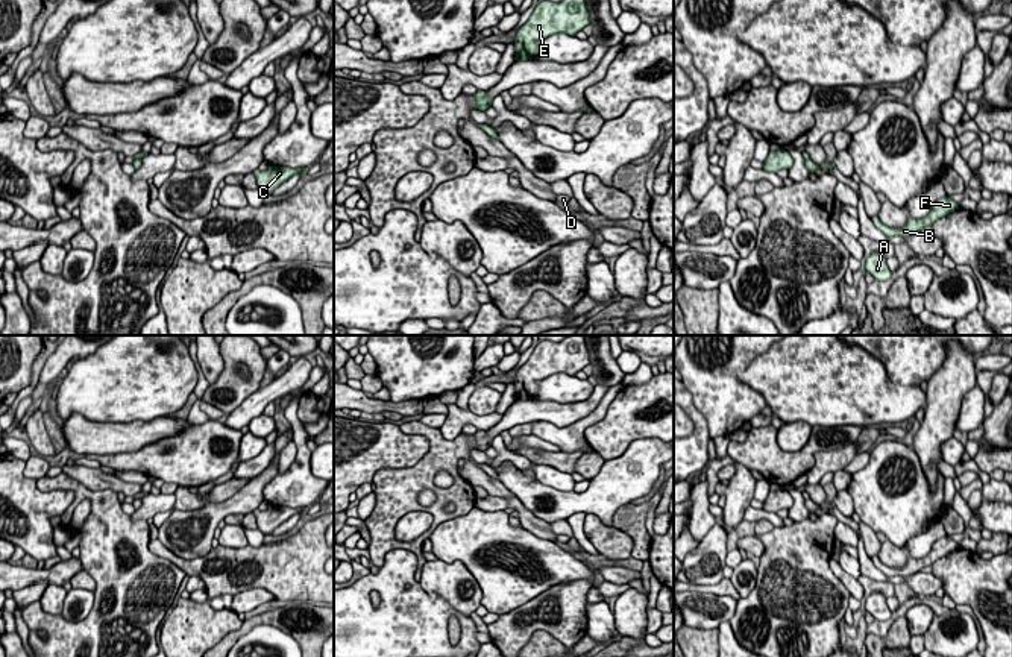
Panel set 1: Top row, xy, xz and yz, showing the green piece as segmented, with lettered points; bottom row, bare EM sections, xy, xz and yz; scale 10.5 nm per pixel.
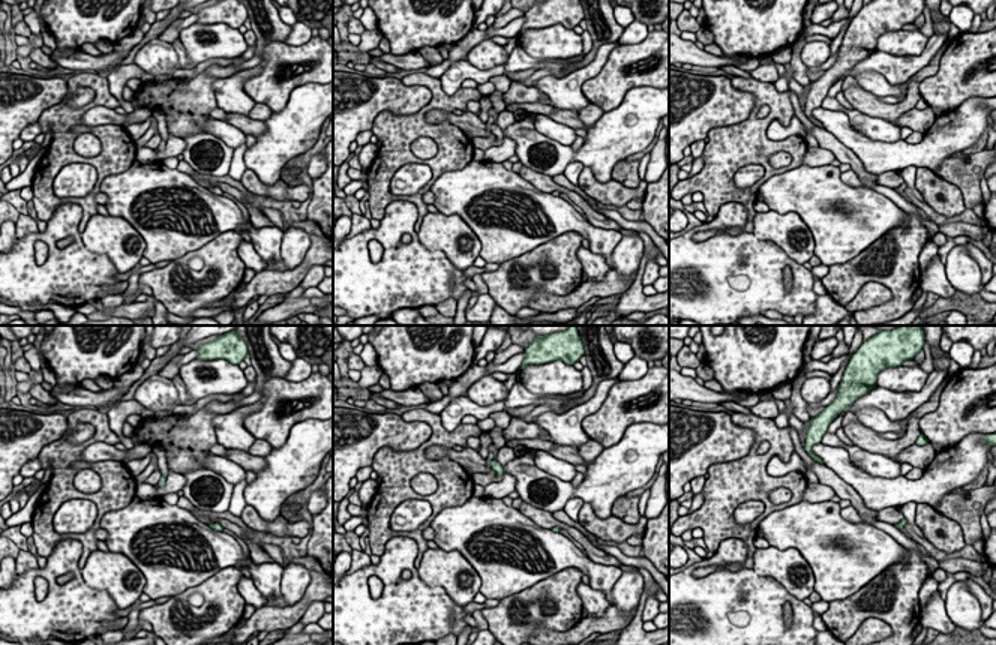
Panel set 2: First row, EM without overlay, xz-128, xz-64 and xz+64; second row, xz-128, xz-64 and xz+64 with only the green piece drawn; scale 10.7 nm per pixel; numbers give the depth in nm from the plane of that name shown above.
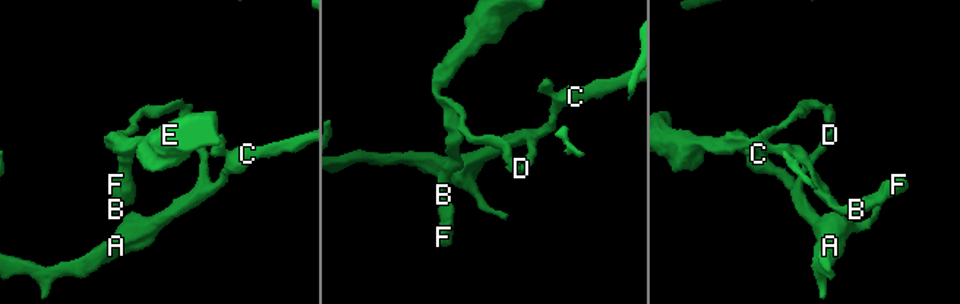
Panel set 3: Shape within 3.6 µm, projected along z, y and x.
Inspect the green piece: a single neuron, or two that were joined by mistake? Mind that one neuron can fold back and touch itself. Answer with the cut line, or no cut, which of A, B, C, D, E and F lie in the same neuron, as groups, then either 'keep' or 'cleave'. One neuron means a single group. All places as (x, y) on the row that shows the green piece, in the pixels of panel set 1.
xz (492, 128), (484, 131) | A C D / B E F | cleave

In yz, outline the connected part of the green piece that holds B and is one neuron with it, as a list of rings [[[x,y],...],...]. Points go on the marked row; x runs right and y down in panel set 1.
[[[947,196],[936,200],[932,206],[932,211],[929,215],[922,218],[913,218],[910,217],[907,223],[901,229],[891,229],[885,226],[878,217],[872,217],[874,226],[882,231],[886,237],[909,237],[912,234],[916,234],[922,231],[924,228],[930,228],[938,218],[950,214],[951,211],[959,209],[959,203],[956,203],[953,199],[948,199]]]

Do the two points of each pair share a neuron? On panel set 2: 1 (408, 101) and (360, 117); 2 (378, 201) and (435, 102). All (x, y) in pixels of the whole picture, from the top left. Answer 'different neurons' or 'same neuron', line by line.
1: same neuron
2: same neuron

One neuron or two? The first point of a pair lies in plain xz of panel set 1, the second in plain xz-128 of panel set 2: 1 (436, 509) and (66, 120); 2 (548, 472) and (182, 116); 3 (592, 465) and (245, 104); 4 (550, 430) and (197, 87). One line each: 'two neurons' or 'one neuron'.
1: one neuron
2: two neurons
3: two neurons
4: two neurons

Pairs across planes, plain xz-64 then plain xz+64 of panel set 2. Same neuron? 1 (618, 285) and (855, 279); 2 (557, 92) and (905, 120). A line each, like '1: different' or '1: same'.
1: different
2: different

